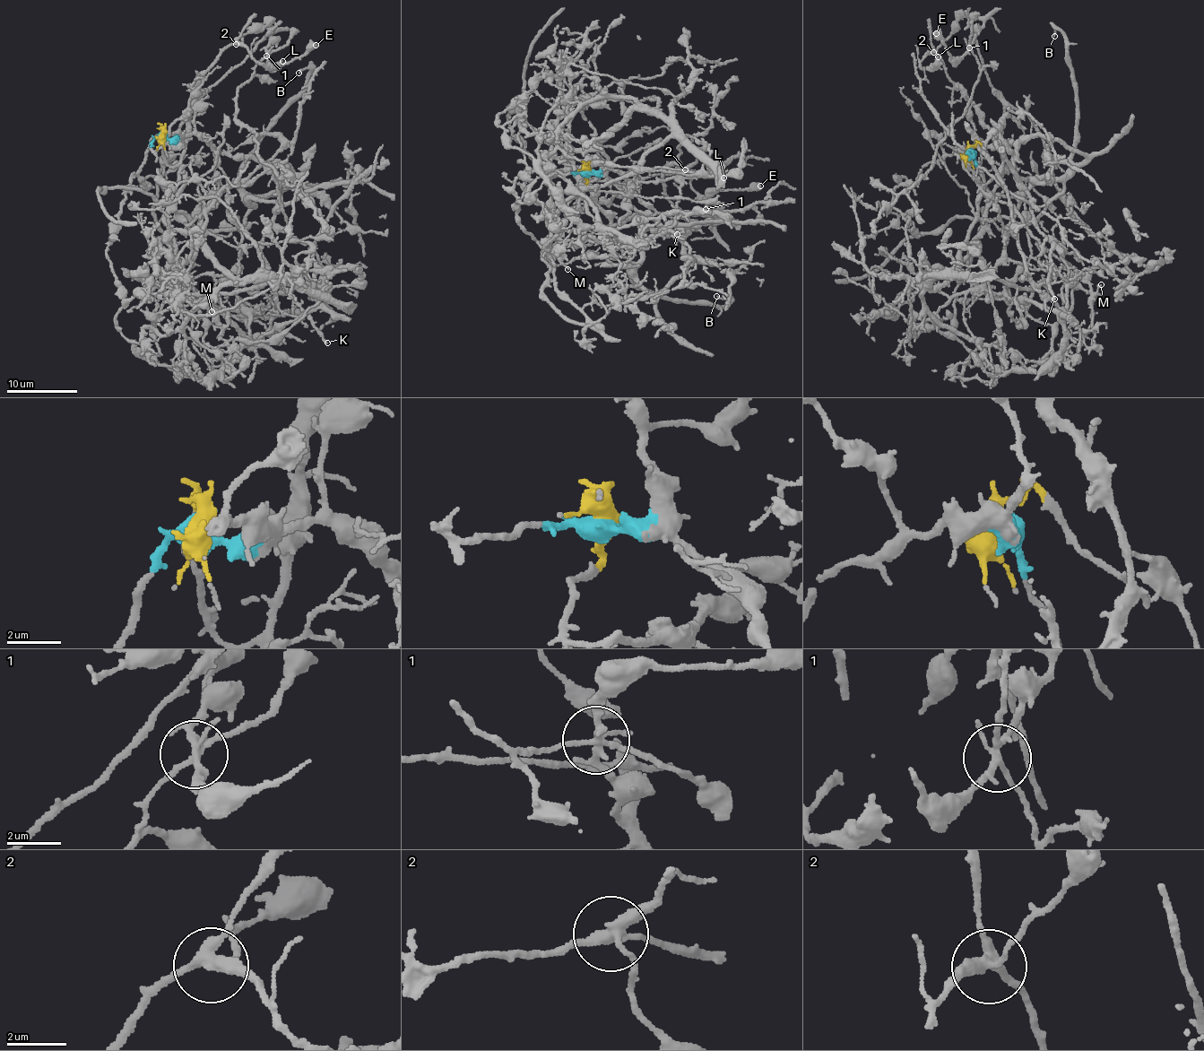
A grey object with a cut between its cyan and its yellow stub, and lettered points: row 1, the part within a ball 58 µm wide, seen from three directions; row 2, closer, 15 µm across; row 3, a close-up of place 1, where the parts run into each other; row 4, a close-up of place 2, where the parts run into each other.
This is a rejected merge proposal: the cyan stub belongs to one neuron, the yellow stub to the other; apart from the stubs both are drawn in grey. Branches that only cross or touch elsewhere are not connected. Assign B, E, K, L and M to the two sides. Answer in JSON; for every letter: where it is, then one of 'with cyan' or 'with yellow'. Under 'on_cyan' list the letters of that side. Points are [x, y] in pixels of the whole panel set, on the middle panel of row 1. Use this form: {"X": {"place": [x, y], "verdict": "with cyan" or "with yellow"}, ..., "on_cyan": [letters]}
{"B": {"place": [716, 296], "verdict": "with cyan"}, "E": {"place": [760, 186], "verdict": "with cyan"}, "K": {"place": [677, 234], "verdict": "with cyan"}, "L": {"place": [723, 178], "verdict": "with yellow"}, "M": {"place": [567, 269], "verdict": "with yellow"}, "on_cyan": ["B", "E", "K"]}

